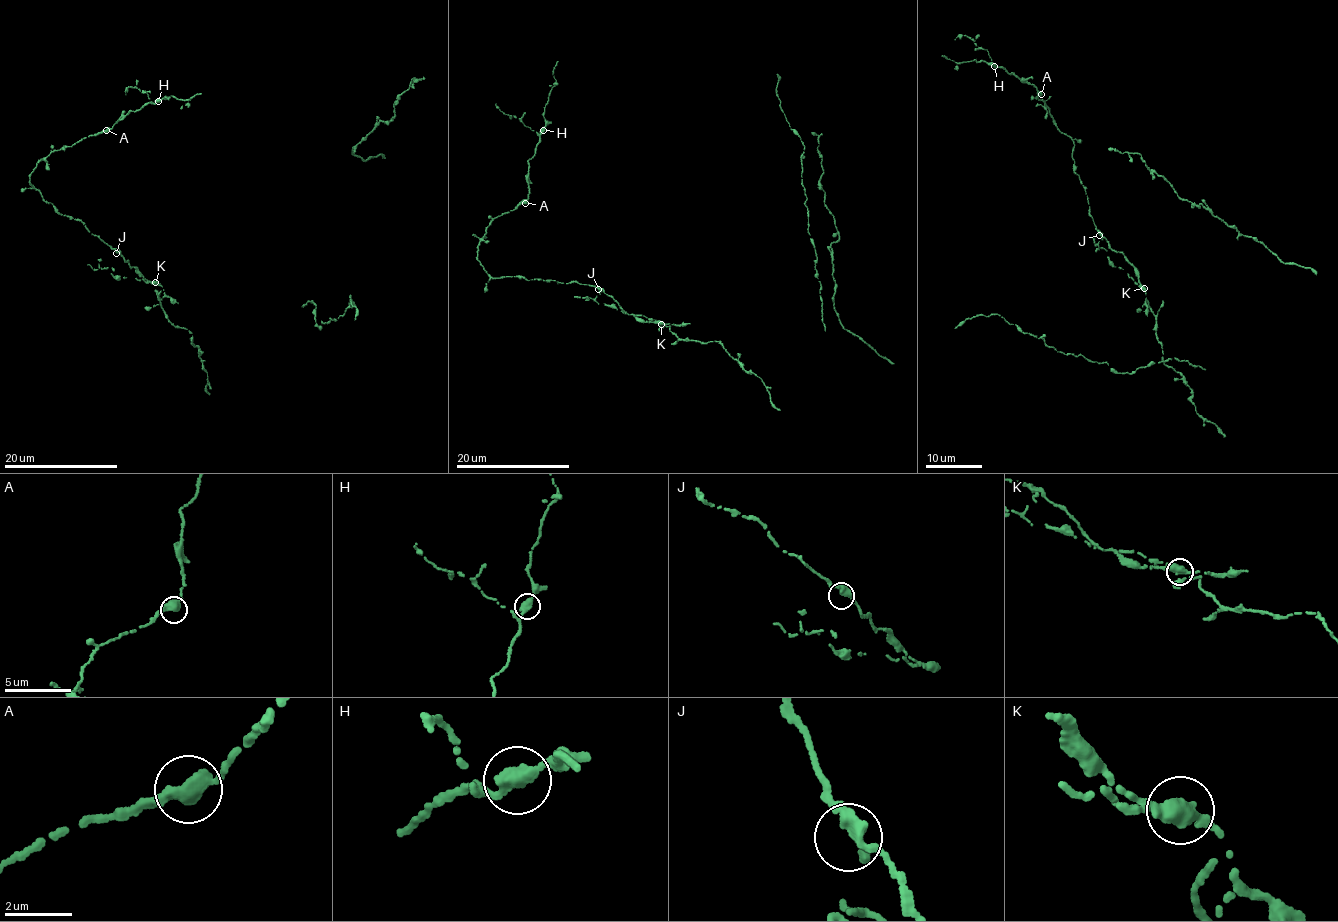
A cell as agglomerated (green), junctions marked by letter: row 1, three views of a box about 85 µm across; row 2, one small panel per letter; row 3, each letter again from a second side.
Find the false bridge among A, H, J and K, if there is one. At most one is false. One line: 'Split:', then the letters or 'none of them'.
Split: K

